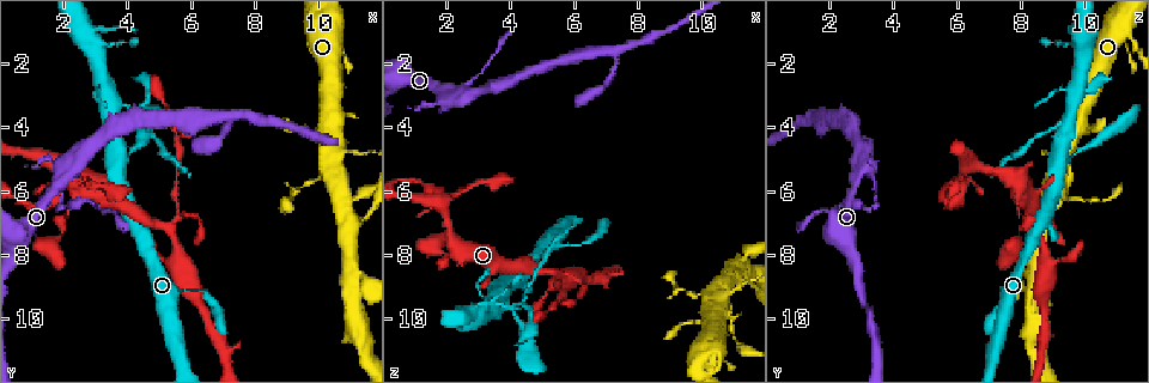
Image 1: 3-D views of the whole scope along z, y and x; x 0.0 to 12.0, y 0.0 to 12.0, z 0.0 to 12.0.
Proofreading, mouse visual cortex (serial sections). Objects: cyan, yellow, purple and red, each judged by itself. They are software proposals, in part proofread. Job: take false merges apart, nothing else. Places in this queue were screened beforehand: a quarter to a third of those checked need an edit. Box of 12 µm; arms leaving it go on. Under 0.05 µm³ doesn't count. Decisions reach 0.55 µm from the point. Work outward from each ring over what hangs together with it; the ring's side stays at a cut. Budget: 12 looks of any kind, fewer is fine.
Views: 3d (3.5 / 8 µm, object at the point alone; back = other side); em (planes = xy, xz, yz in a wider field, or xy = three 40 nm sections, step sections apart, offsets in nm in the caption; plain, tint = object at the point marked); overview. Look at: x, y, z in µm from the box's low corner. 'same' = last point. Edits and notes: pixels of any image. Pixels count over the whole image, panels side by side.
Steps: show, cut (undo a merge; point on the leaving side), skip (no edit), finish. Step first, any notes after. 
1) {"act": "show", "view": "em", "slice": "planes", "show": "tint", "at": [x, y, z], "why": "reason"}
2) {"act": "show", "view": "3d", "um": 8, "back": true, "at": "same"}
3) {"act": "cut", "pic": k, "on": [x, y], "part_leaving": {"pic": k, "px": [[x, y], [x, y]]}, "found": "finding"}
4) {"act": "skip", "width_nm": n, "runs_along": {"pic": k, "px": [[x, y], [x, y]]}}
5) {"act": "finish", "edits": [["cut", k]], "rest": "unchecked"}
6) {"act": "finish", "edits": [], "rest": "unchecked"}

{"act": "show", "view": "3d", "um": 3.5, "at": [1.9, 5.2, 6.5], "why": "a narrow waist"}

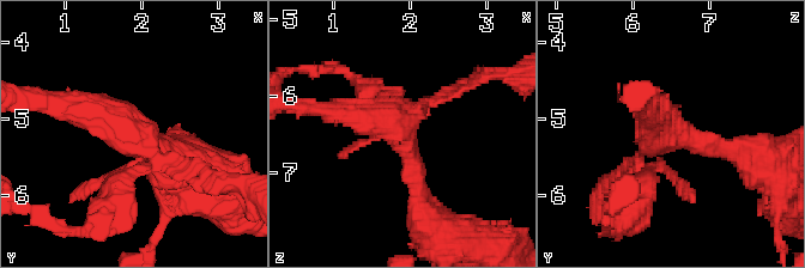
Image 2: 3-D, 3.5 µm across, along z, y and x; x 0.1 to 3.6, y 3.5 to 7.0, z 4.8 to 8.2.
{"act": "show", "view": "em", "slice": "planes", "show": "tint", "at": [1.85, 5.20, 6.45]}

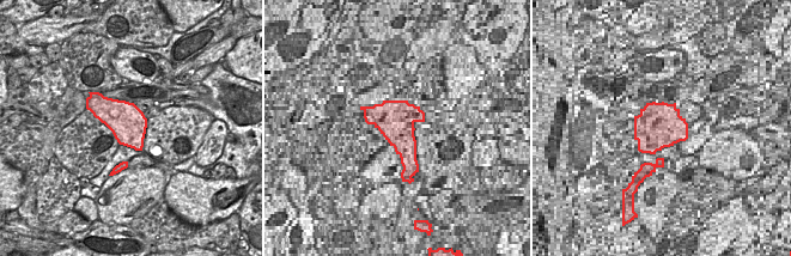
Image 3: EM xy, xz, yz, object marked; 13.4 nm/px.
{"act": "show", "view": "em", "slice": "xy", "step": 3, "show": "tint", "at": "same"}

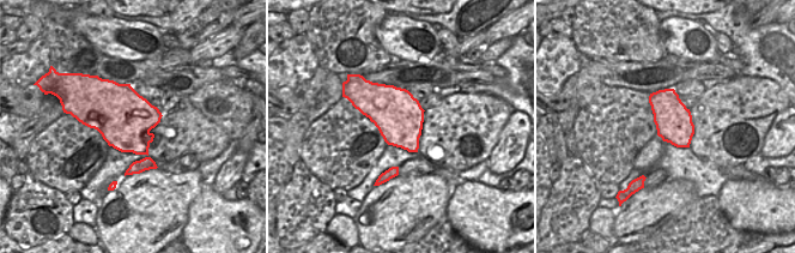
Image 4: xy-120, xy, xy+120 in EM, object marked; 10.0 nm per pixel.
{"act": "skip", "runs_along": {"pic": 2, "px": [[738, 148], [664, 134], [640, 193]]}, "found": "one cell here"}

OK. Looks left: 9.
{"act": "show", "view": "3d", "um": 3.5, "at": [1.8, 6.6, 3.3], "why": "sharp bend"}

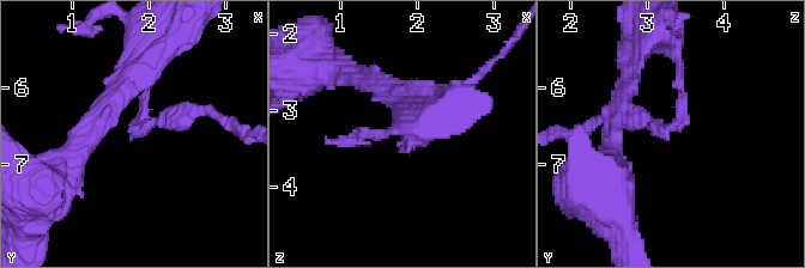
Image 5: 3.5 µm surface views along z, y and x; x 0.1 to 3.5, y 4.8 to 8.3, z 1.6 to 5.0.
{"act": "show", "view": "em", "slice": "planes", "show": "plain", "at": [1.95, 6.50, 3.35]}

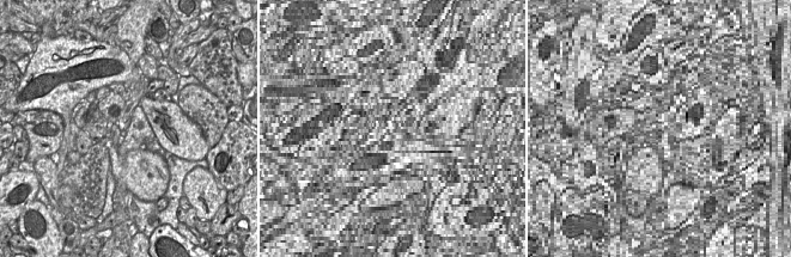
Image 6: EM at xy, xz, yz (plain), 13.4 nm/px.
{"act": "show", "view": "em", "slice": "planes", "show": "tint", "at": "same"}

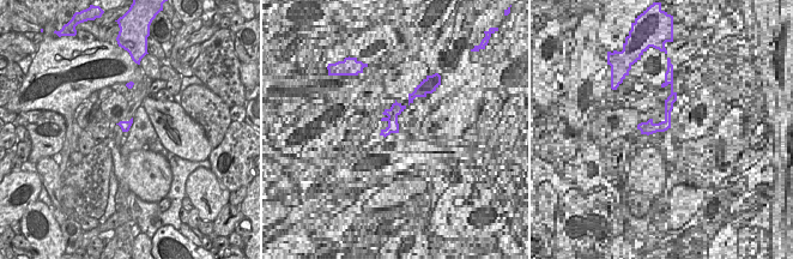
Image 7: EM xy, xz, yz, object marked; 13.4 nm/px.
{"act": "cut", "pic": 5, "on": [181, 113], "part_leaving": {"pic": 5, "px": [[152, 122], [204, 108], [237, 126]]}, "found": "a second cell is stuck on"}

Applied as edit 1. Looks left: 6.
{"act": "show", "view": "3d", "um": 8, "at": [5.2, 7.2, 8.5], "why": "three-way junction"}

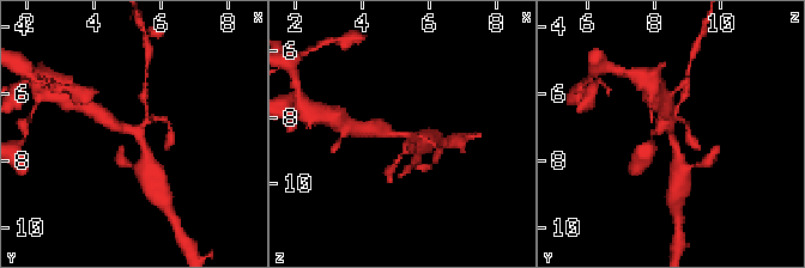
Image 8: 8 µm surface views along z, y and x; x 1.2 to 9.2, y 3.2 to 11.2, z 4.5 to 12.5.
{"act": "show", "view": "em", "slice": "xy", "step": 1, "show": "tint", "at": [5.2, 7.1, 8.6]}

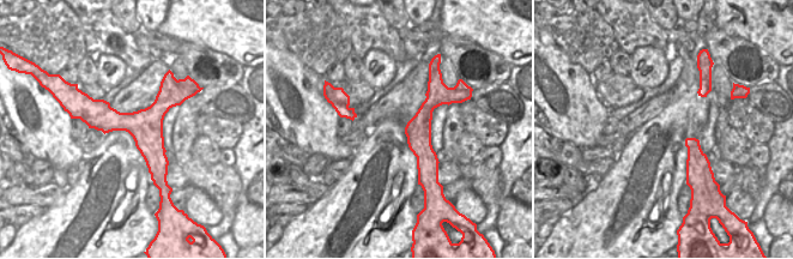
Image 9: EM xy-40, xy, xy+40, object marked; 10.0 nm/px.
{"act": "skip", "found": "continuous, no second cell"}

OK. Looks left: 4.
{"act": "show", "view": "3d", "um": 3.5, "at": [3.6, 3.4, 9.6], "why": "three arms meet"}

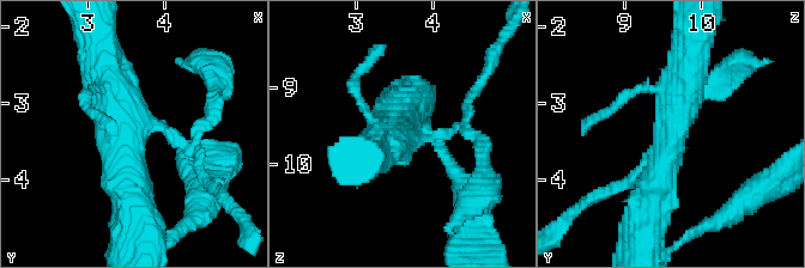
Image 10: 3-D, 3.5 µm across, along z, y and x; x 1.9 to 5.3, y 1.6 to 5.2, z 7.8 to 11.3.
{"act": "show", "view": "em", "slice": "planes", "show": "tint", "at": [3.55, 3.35, 9.65], "arms": 3, "arm_widths_nm": [150, 500, 500], "why": "need the tissue"}

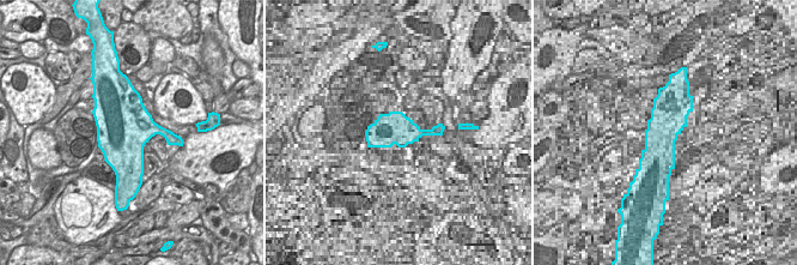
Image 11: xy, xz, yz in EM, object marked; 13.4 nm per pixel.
{"act": "cut", "pic": 10, "on": [207, 126], "width_nm": 750, "border": {"pic": 11, "px": [[170, 131], [160, 134]]}, "found": "a second cell is stuck on"}

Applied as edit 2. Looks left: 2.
{"act": "show", "view": "em", "slice": "xy", "step": 1, "show": "tint", "at": [10.5, 3.9, 9.8], "why": "a fork"}

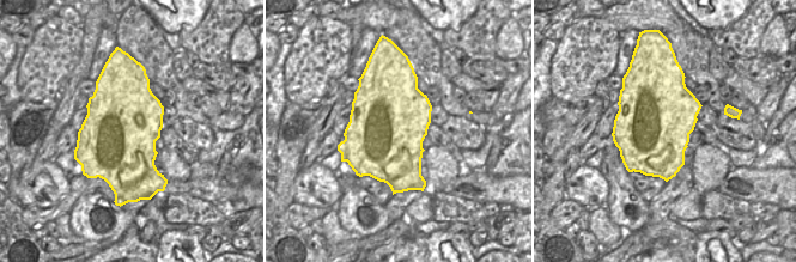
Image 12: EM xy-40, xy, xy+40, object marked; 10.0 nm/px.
{"act": "show", "view": "3d", "um": 3.5, "at": "same"}

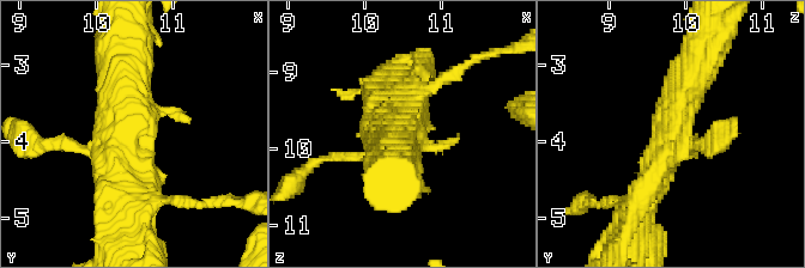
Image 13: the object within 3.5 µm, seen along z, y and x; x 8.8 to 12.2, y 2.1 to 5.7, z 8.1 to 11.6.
{"act": "skip", "runs_along": {"pic": 13, "px": [[696, 61], [666, 157], [639, 208]]}, "found": "continuous, no second cell"}

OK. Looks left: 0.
{"act": "finish", "edits": [["cut", 5], ["cut", 10]], "rest": "unchecked"}

